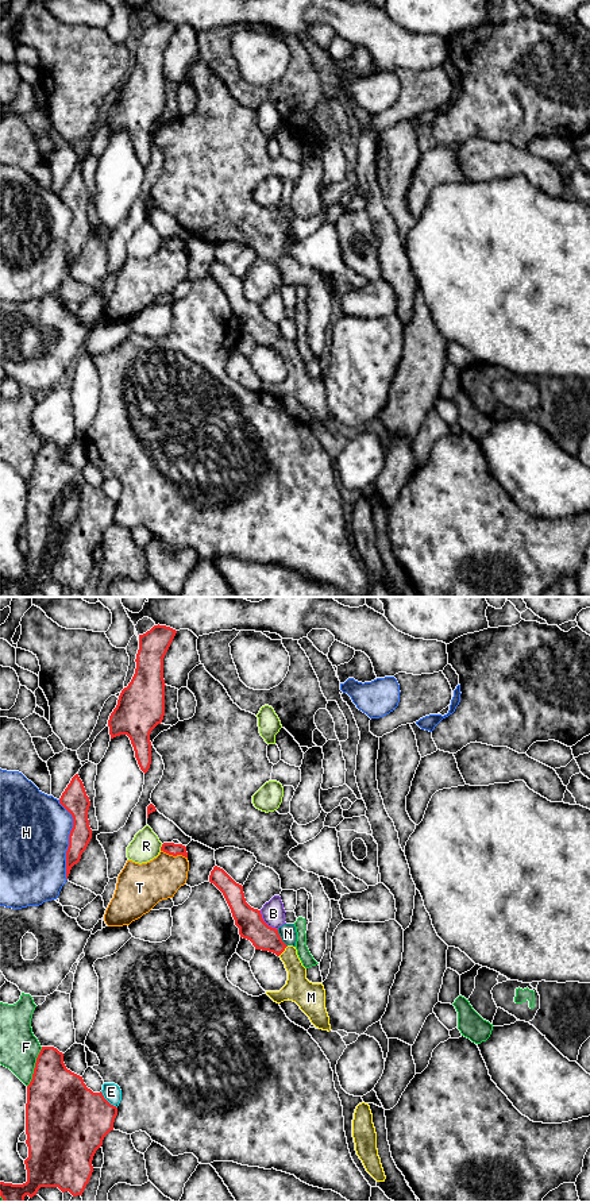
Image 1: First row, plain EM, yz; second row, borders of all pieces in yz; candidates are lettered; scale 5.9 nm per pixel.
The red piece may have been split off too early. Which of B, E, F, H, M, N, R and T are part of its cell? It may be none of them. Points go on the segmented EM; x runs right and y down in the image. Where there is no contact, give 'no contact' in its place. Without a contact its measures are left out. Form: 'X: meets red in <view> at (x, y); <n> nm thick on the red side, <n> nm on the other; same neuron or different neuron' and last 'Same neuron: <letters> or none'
B: meets red in yz at (265, 923); 160 nm thick on the red side, 140 nm on the other; different neuron
E: meets red in yz at (107, 1101); 440 nm thick on the red side, 110 nm on the other; different neuron
F: meets red in yz at (35, 1067); 380 nm thick on the red side, 240 nm on the other; different neuron
H: meets red in yz at (69, 840); 160 nm thick on the red side, 420 nm on the other; different neuron
M: meets red in yz at (282, 951); 160 nm thick on the red side, 160 nm on the other; same neuron
N: meets red in yz at (280, 937); 160 nm thick on the red side, 100 nm on the other; different neuron
R: meets red in yz at (161, 847); 70 nm thick on the red side, 170 nm on the other; different neuron
T: meets red in yz at (174, 855); 70 nm thick on the red side, 260 nm on the other; different neuron
Same neuron: M

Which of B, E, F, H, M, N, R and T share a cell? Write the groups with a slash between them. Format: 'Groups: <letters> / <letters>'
Groups: B / E / F / H / M / N / R / T

